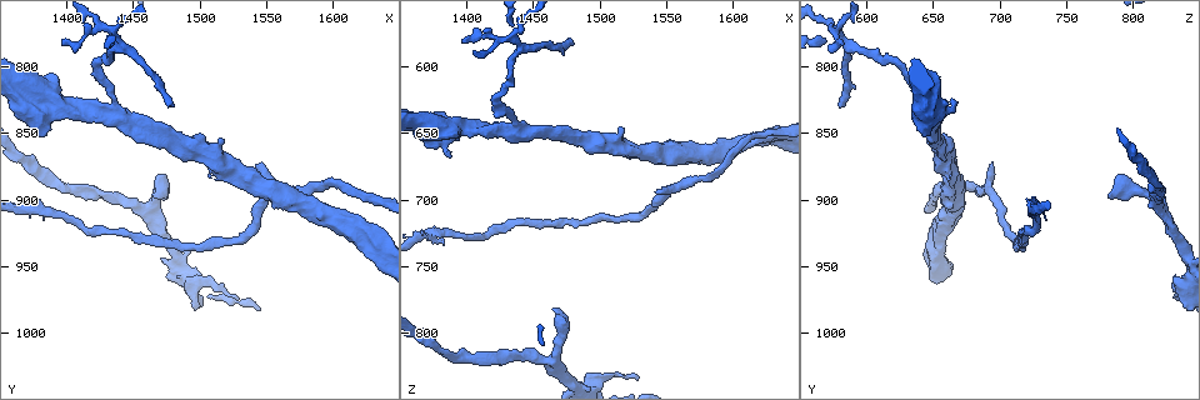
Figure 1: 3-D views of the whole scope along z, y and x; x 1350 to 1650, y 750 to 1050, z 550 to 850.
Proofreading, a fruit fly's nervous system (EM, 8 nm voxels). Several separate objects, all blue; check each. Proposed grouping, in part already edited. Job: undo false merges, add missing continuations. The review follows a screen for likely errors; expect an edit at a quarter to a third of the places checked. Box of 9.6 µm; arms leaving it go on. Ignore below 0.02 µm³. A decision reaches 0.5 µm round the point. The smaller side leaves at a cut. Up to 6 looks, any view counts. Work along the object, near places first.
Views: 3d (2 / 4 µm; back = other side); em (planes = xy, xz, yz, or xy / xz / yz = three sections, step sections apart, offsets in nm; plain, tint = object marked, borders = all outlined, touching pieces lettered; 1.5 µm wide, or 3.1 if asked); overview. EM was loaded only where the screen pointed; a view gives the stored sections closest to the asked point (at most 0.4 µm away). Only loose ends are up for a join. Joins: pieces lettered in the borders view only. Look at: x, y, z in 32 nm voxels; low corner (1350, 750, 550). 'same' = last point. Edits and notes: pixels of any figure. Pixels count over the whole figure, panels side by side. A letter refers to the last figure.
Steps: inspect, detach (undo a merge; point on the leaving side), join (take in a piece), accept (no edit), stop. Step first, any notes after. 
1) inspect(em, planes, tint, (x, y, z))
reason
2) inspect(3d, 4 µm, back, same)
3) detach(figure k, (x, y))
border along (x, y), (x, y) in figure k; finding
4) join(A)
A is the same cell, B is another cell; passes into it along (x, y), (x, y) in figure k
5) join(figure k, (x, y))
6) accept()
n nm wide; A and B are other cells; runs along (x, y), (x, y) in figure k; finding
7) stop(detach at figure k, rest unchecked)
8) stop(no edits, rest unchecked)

inspect(3d, 4 µm, (1394, 782, 580))

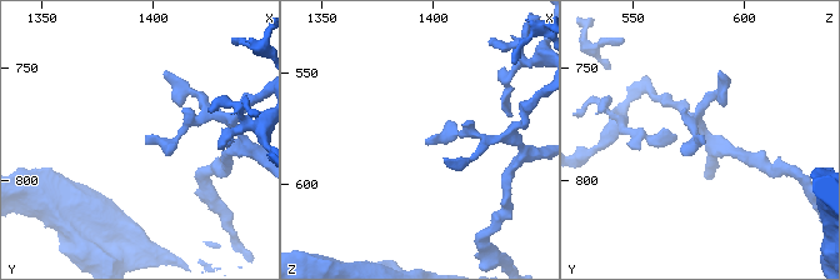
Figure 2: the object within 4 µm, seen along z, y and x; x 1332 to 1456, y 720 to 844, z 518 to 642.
inspect(em, planes, borders, (1395, 783, 580))

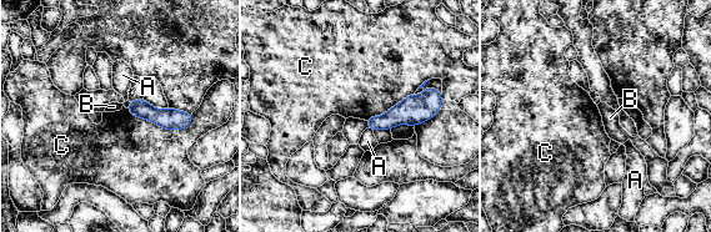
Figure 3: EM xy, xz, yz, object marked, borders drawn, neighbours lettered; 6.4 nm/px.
accept()
A, B and C are other cells; no lettered piece goes on from it

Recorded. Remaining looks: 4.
inspect(3d, 4 µm, (1436, 834, 650))

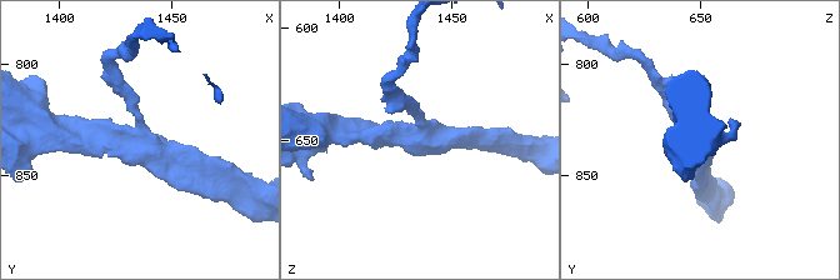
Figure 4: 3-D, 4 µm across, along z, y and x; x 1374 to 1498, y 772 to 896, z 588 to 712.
inspect(em, planes, tint, (1435, 834, 649))
3 arms

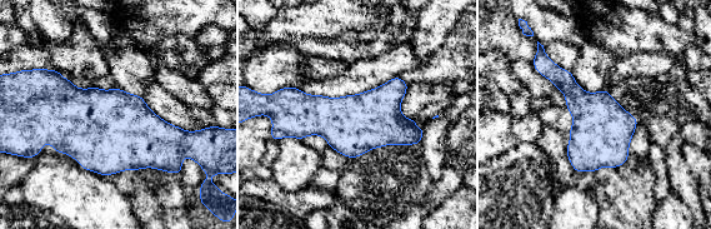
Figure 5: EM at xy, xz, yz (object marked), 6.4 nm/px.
inspect(em, planes, borders, same)

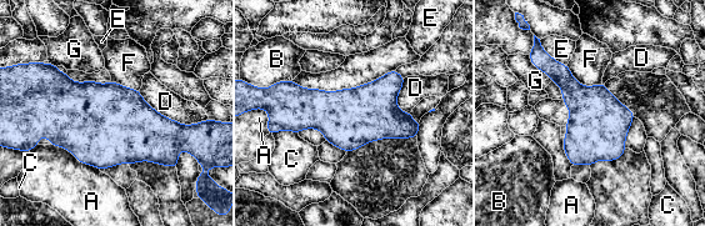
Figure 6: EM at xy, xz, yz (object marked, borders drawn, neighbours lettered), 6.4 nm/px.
accept()
A, B, C, D, E, F and G are other cells; border along (566, 65), (579, 83), (601, 83) in figure 6; one neuron here

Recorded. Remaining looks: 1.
inspect(em, planes, borders, (1544, 874, 694))
branch stops here

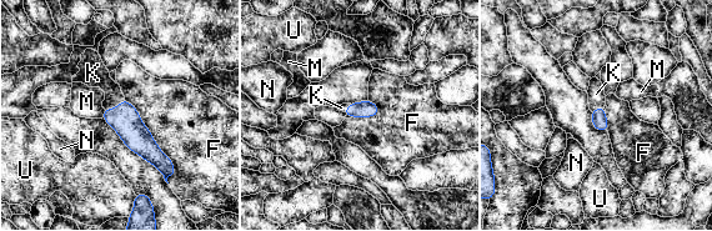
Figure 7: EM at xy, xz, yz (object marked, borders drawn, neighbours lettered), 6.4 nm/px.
join(K)
100 nm wide; K is the same cell, F, M, N and U are other cells; it goes on there

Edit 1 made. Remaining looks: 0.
stop(join at figure 7, rest unchecked)

